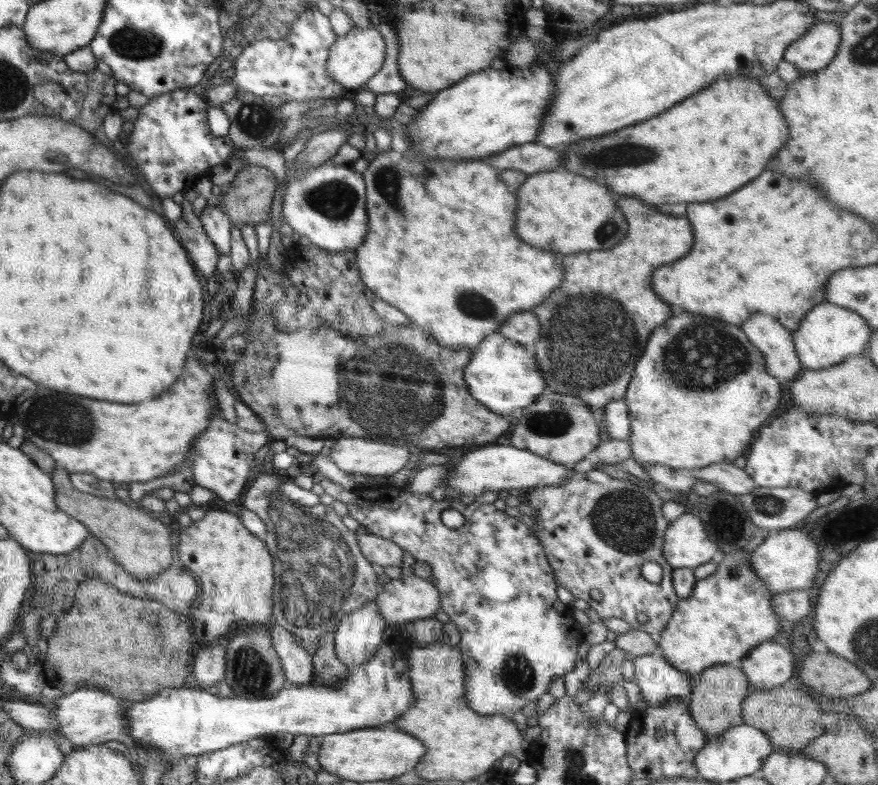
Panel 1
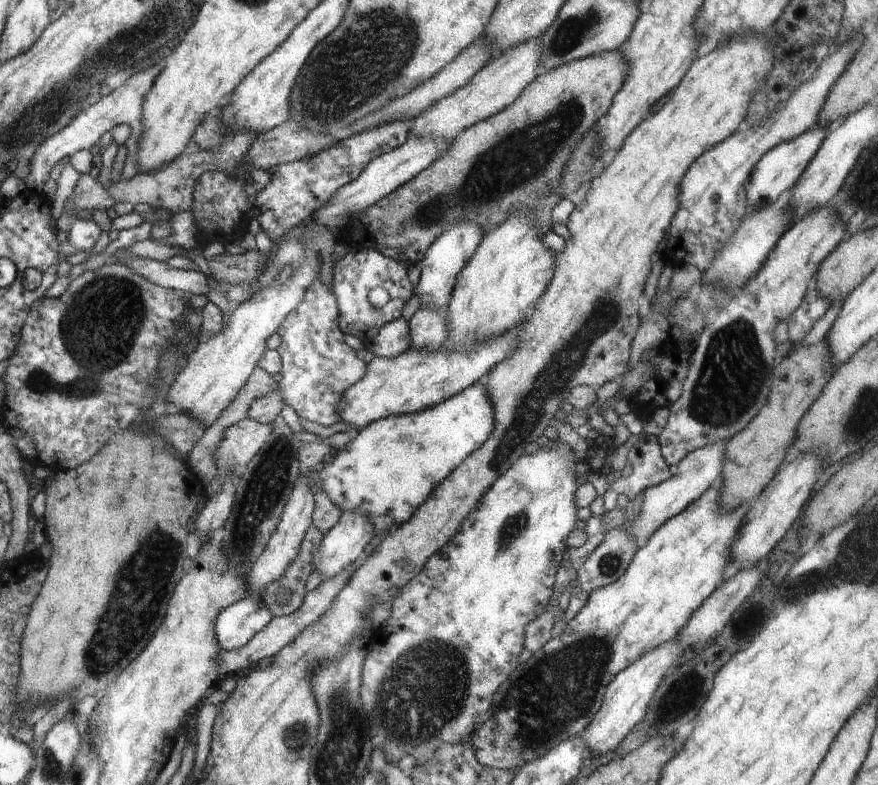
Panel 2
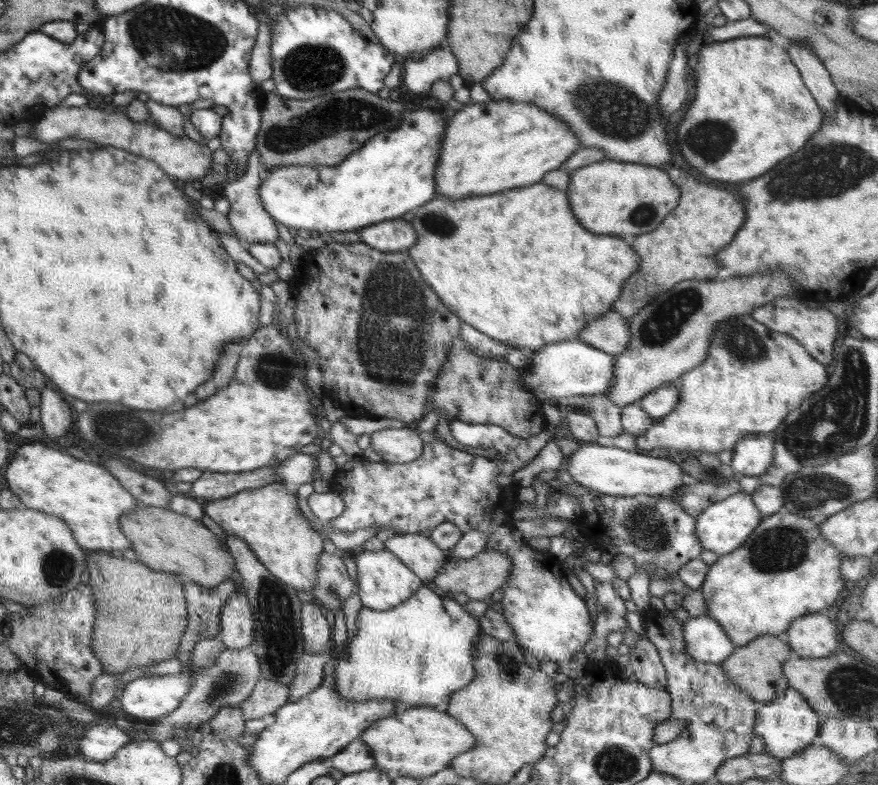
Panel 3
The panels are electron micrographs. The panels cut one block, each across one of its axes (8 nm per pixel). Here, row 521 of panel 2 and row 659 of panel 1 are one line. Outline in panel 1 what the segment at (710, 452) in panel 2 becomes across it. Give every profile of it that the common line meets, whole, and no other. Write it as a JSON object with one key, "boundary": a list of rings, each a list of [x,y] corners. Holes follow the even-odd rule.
{"boundary":[[[660,652],[636,657],[634,678],[640,694],[649,706],[663,706],[669,698],[688,698],[692,690],[692,676],[672,666]]]}

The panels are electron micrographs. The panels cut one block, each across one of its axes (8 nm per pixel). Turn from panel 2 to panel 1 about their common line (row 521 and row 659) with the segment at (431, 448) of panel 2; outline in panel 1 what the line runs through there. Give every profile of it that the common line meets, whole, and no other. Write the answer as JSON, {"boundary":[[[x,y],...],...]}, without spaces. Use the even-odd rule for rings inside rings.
{"boundary":[[[392,642],[378,645],[372,660],[349,668],[346,676],[336,687],[326,685],[313,686],[311,684],[287,684],[272,697],[256,698],[220,698],[210,694],[208,690],[190,690],[190,688],[162,688],[160,692],[150,696],[150,700],[133,702],[129,705],[129,726],[134,743],[154,745],[162,749],[162,759],[174,764],[182,757],[197,757],[206,752],[217,751],[232,744],[244,743],[256,737],[277,735],[289,732],[293,735],[321,736],[341,733],[361,728],[378,727],[386,722],[393,722],[402,712],[414,706],[415,697],[408,679],[408,652],[410,646],[406,644],[398,654],[392,655]]]}

